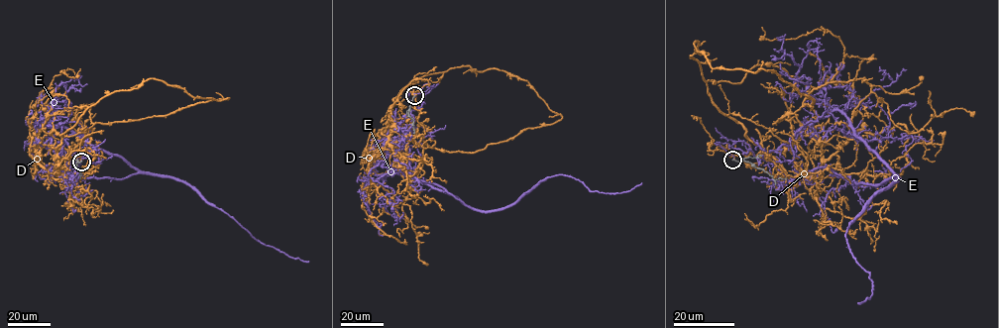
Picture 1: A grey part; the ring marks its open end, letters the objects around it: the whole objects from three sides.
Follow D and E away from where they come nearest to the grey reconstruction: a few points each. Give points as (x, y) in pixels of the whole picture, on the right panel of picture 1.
D: (733, 159), (710, 146), (785, 176), (713, 102), (697, 41), (804, 105), (863, 78), (909, 133), (974, 111)
E: (732, 160), (729, 144), (761, 158), (838, 110), (898, 176), (846, 229), (872, 280), (857, 303)

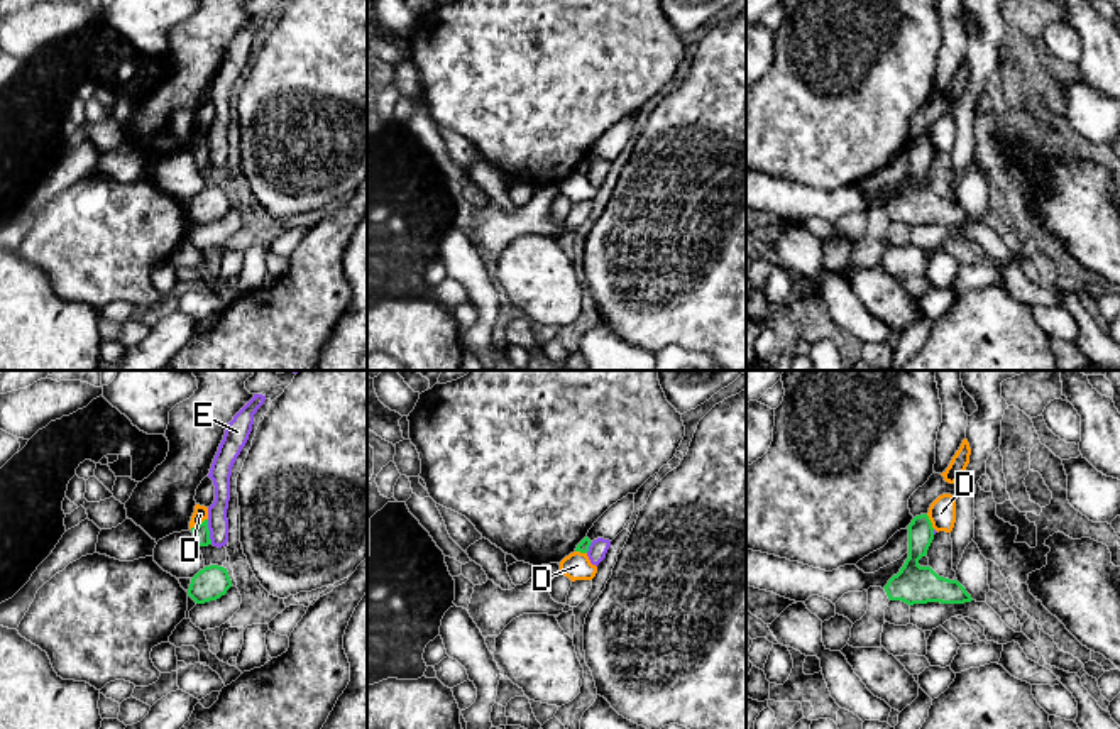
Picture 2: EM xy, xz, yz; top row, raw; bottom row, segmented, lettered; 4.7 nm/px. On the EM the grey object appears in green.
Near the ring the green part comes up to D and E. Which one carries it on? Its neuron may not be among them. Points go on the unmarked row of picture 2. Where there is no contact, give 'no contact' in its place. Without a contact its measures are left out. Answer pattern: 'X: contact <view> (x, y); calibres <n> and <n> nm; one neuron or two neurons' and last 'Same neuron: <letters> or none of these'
D: contact xy (200, 144); calibres 80 and 70 nm; two neurons
E: contact xy (208, 153); calibres 80 and 100 nm; two neurons
Same neuron: none of these

